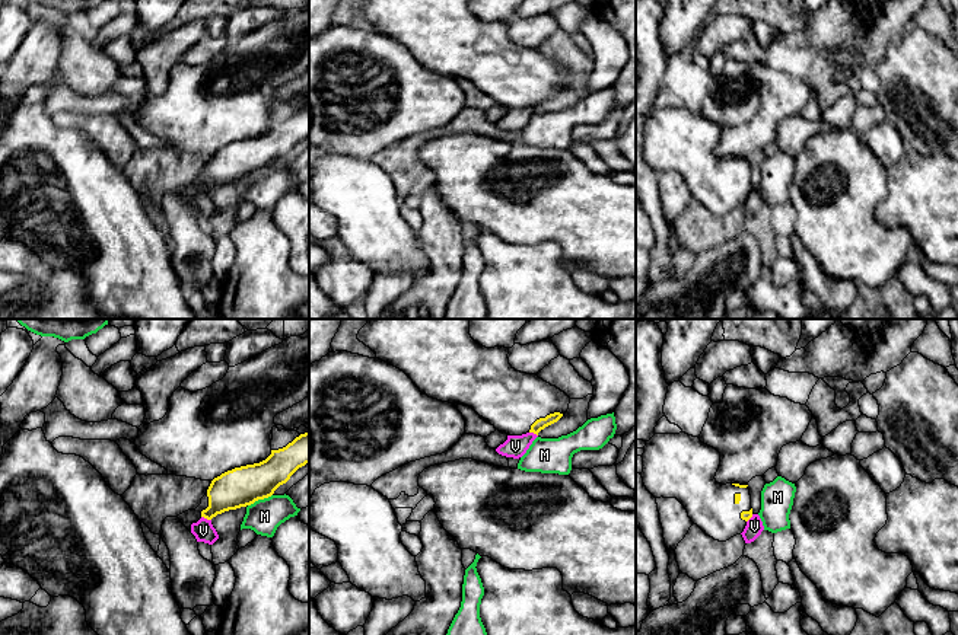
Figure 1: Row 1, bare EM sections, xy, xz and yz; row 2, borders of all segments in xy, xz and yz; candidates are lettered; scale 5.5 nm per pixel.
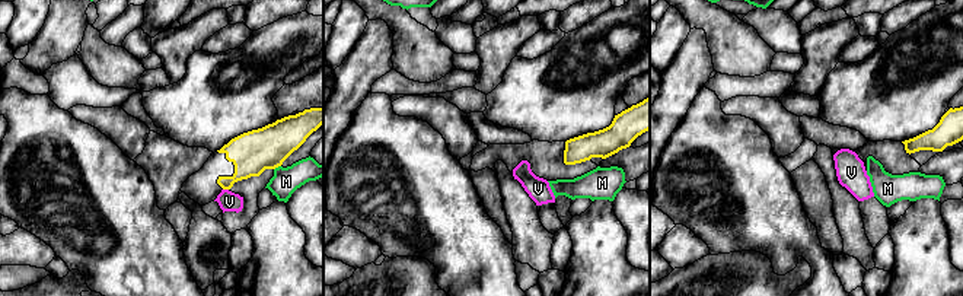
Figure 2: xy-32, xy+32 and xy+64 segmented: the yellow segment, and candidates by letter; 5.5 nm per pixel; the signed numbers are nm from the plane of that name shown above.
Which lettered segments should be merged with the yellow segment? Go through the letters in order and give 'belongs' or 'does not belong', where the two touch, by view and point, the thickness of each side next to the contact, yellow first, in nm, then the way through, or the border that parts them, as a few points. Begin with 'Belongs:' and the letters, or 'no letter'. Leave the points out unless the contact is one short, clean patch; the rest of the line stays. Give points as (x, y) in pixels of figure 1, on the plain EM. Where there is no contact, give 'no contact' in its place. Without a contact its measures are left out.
Belongs: no letter
M: does not belong; meets yellow in xy at (260, 172); 220 nm thick on the yellow side, 190 nm on the other
V: does not belong; meets yellow in xy at (206, 191); 220 nm thick on the yellow side, 120 nm on the other; border along xy (201, 190), (210, 194)

